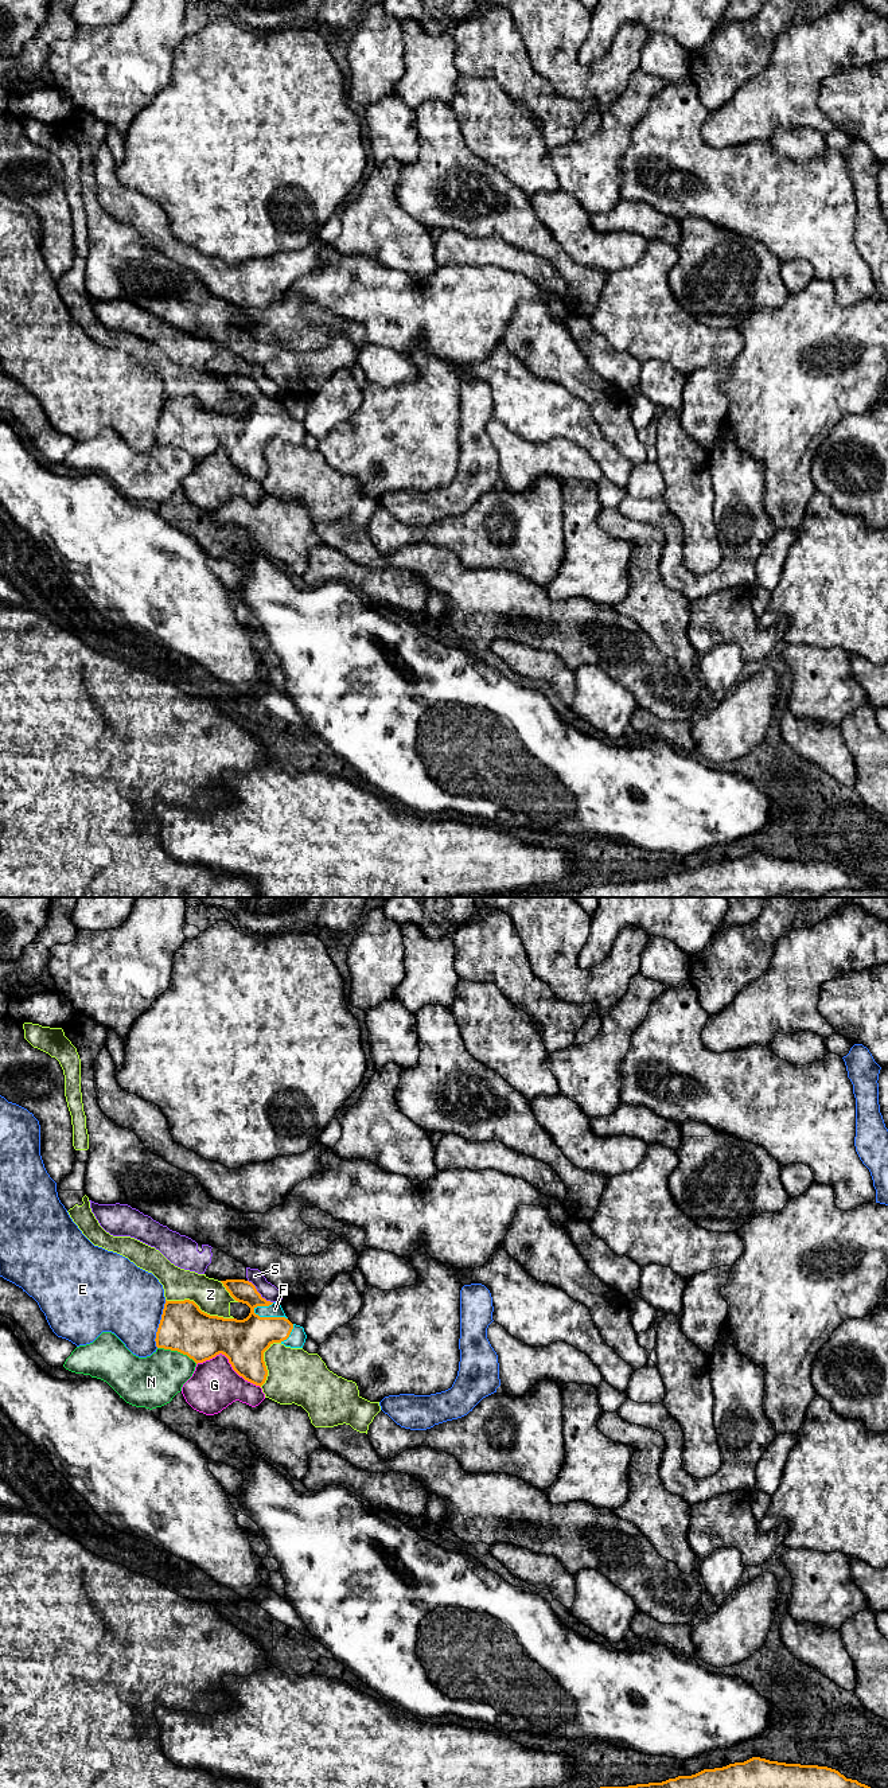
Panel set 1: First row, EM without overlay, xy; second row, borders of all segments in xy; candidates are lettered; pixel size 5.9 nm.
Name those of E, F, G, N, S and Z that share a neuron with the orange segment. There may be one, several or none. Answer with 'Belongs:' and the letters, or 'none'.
Belongs: F

